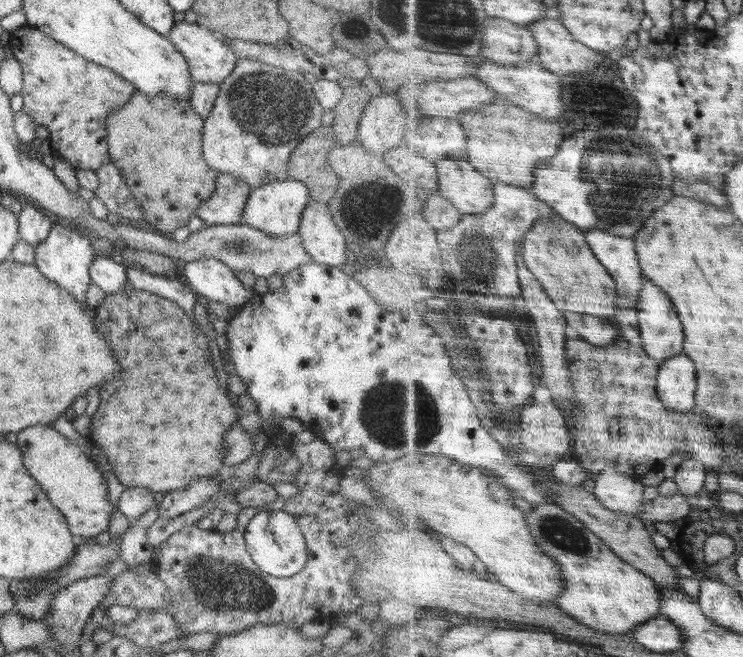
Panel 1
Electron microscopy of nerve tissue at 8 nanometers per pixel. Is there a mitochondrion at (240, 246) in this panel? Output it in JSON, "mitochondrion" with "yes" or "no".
{"mitochondrion":"yes"}

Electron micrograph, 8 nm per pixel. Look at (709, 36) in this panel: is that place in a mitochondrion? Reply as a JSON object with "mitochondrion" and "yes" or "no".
{"mitochondrion":"no"}

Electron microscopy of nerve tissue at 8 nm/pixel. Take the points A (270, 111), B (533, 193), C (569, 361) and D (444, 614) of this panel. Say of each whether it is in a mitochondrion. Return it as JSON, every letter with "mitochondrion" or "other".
{"A":"mitochondrion","B":"other","C":"other","D":"other"}

